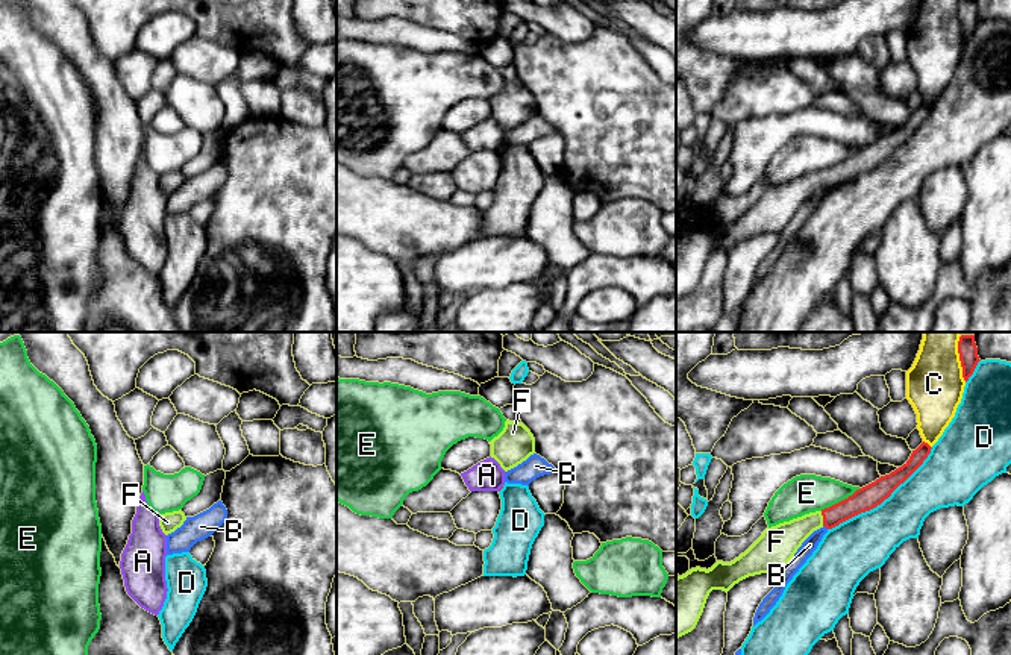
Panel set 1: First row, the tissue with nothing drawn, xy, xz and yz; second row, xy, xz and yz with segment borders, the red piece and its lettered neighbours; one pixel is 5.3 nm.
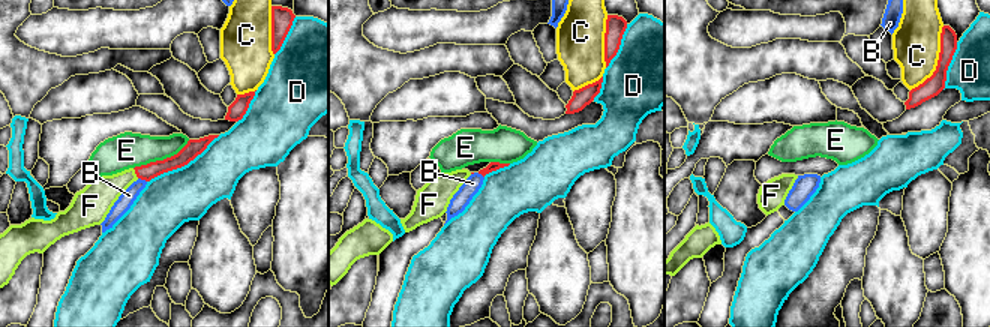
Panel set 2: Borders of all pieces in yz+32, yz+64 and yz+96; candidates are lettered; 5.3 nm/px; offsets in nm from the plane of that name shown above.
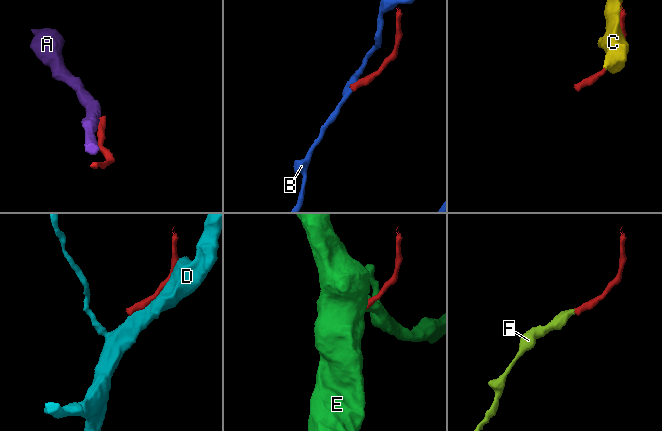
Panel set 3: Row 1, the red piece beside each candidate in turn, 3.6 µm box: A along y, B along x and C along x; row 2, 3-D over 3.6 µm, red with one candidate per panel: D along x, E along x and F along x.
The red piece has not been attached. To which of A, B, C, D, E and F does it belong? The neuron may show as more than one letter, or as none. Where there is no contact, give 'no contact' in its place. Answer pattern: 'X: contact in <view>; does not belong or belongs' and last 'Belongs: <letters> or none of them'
A: contact in xz; does not belong
B: contact in yz; does not belong
C: contact in yz; does not belong
D: contact in yz; does not belong
E: contact in yz; does not belong
F: contact in yz; belongs
Belongs: F

